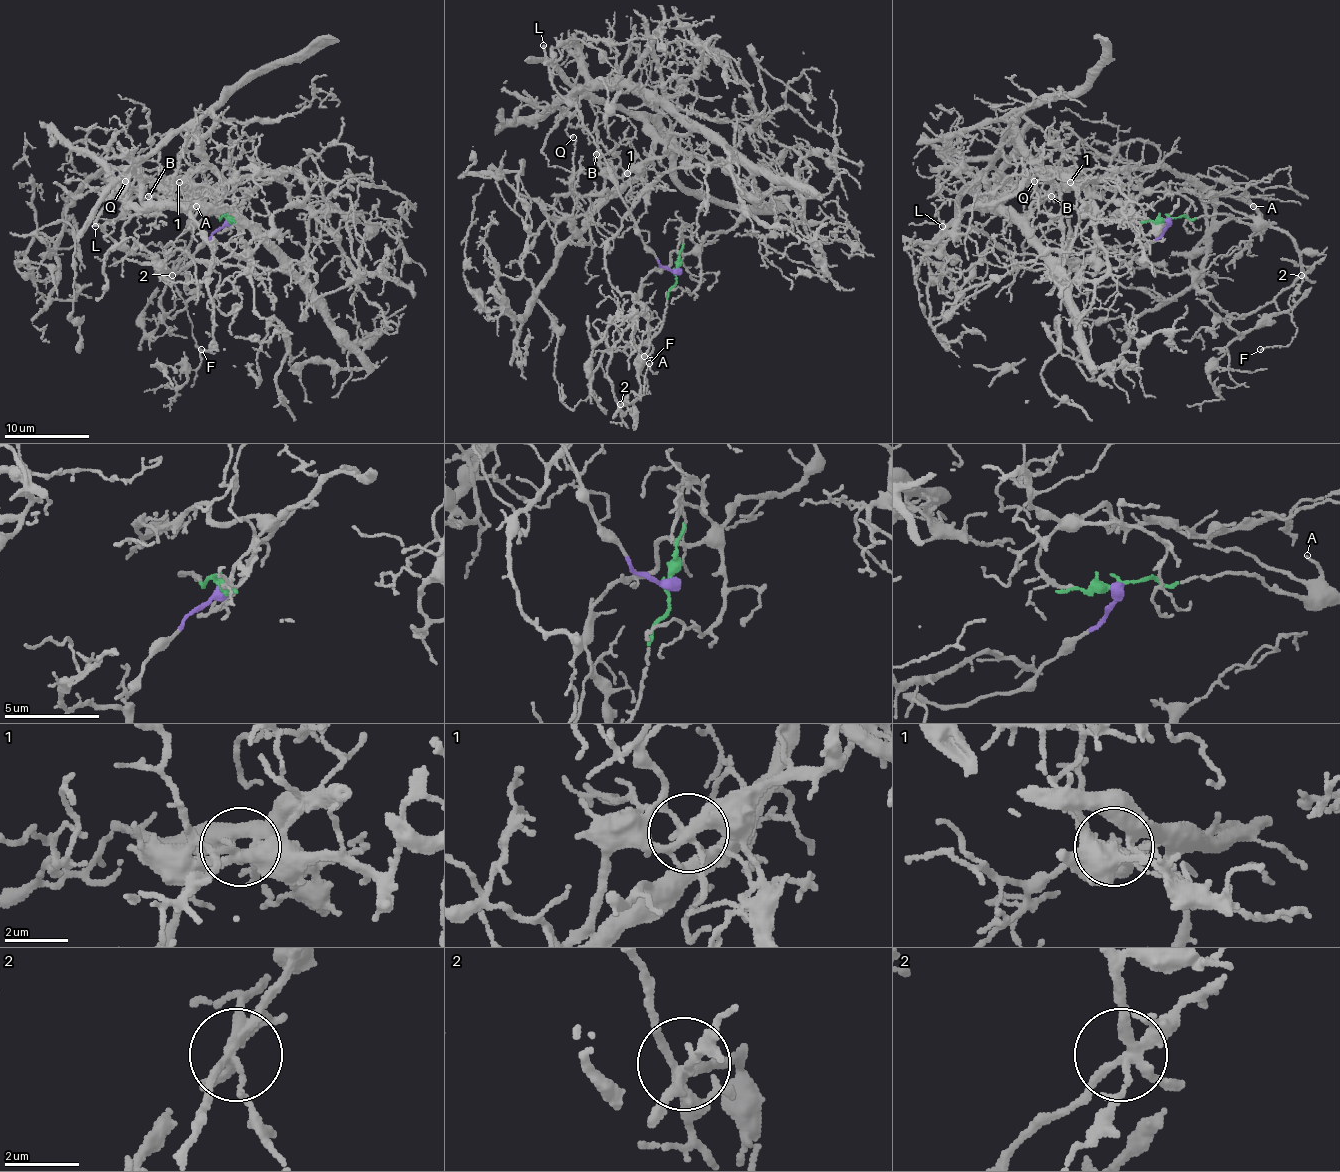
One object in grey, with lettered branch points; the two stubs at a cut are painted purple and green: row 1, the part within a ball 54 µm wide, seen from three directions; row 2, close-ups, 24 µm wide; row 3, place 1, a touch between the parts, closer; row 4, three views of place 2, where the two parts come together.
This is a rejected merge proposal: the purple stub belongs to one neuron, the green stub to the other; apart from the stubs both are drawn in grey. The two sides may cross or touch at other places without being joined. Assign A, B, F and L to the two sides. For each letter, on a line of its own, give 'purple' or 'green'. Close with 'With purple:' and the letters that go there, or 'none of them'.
A: green
B: purple
F: green
L: purple
With purple: B, L

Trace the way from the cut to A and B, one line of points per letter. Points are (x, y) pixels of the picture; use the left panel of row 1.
A: (227, 218), (215, 213), (198, 224), (193, 216), (195, 205)
B: (227, 218), (176, 273), (159, 260), (134, 254), (138, 211), (128, 175), (189, 129), (204, 165), (149, 197)

